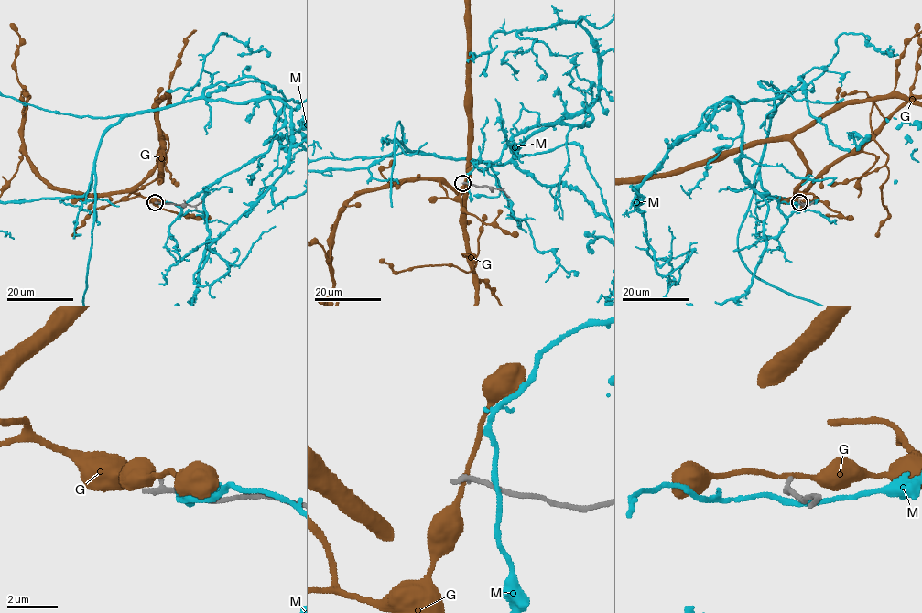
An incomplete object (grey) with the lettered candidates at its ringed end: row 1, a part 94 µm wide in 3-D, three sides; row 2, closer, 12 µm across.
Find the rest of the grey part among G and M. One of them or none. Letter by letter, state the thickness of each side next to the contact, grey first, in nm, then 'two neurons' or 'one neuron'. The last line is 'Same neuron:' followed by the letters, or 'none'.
G: 260 nm thick on the grey side, 170 nm on the other; two neurons
M: 170 nm thick on the grey side, 200 nm on the other; two neurons
Same neuron: none

